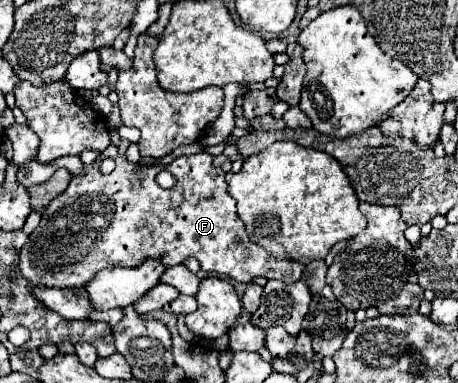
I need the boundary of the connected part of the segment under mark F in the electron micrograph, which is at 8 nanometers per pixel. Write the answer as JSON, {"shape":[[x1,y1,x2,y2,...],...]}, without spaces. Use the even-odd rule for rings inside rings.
{"shape":[[109,145,95,163,87,167,83,177,73,175,65,193,55,197,51,205,43,211,39,227,29,235,29,241,21,247,19,253,19,269,25,279,29,279,37,287,83,287,91,277,109,267,133,267,141,265,143,259,155,257,163,259,165,265,179,265,185,257,195,257,201,263,201,269,219,277,229,277,241,283,249,283,255,277,279,279,285,283,293,283,301,279,305,269,303,263,297,261,281,261,265,253,263,247,249,241,245,233,243,221,235,211,235,199,227,193,227,181,221,167,213,165,213,155,197,153,191,157,177,157,173,163,163,167,129,163,123,155,117,153,115,145],[101,159,115,159,115,169,109,175,99,171],[159,171,171,171,177,179,175,187,161,189,155,181]]}

